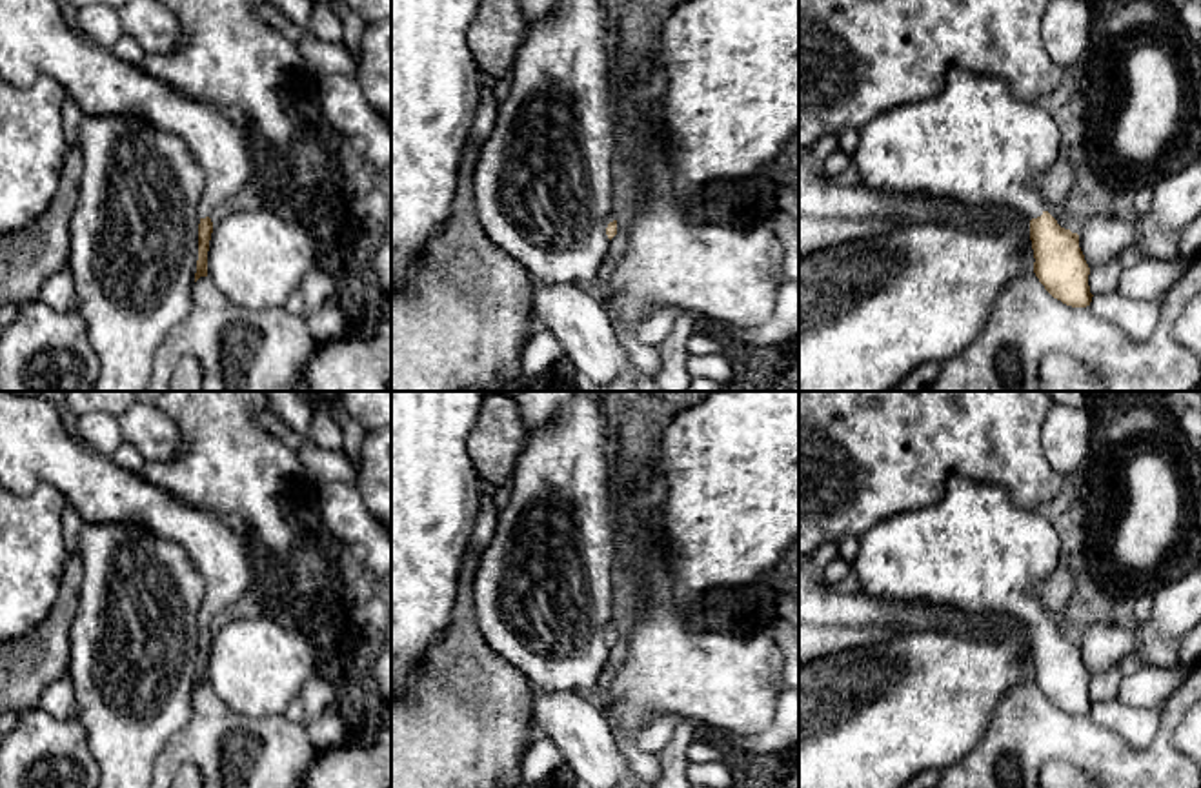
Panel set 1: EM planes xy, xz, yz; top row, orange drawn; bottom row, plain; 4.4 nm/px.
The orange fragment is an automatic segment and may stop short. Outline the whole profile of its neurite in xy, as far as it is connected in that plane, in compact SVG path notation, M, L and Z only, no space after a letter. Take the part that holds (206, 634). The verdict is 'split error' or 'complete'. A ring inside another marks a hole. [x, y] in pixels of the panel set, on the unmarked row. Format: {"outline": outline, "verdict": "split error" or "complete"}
{"outline": "M0 391L0 484L25 495L42 482L58 488L82 522L133 522L187 551L206 584L195 690L207 684L211 621L246 593L257 593L247 539L91 450L45 397Z", "verdict": "split error"}

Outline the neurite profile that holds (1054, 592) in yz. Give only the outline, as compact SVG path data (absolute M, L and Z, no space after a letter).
M1061 562L1041 582L1034 584L1035 595L1046 611L1065 613L1074 593L1075 575L1072 575Z

